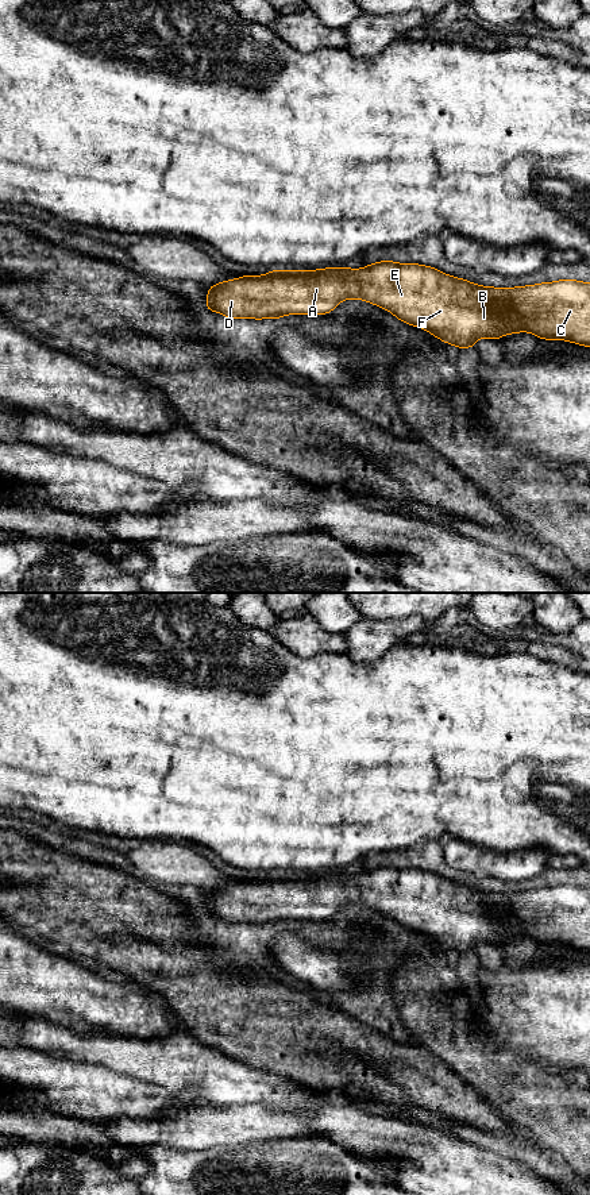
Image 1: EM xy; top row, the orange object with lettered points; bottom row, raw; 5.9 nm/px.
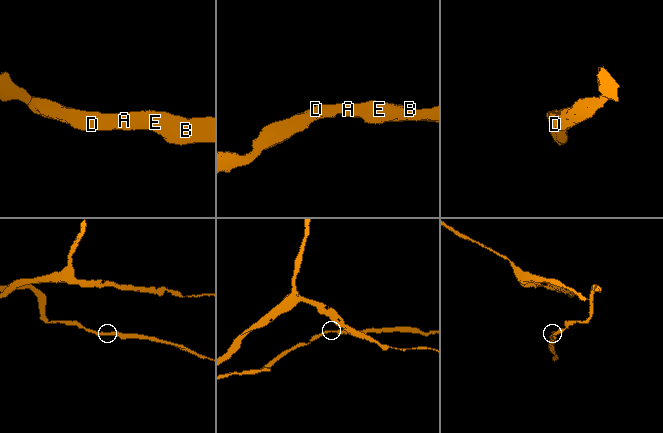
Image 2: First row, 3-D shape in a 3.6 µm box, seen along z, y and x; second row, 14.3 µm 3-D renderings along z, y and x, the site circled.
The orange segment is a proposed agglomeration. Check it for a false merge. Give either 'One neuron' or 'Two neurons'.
One neuron

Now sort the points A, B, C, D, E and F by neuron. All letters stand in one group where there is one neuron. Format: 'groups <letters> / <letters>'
groups A B C D E F

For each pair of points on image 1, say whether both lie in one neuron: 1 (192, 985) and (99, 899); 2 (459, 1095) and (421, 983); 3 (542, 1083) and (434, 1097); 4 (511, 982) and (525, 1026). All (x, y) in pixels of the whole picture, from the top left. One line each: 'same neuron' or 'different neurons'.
1: same neuron
2: different neurons
3: different neurons
4: same neuron

